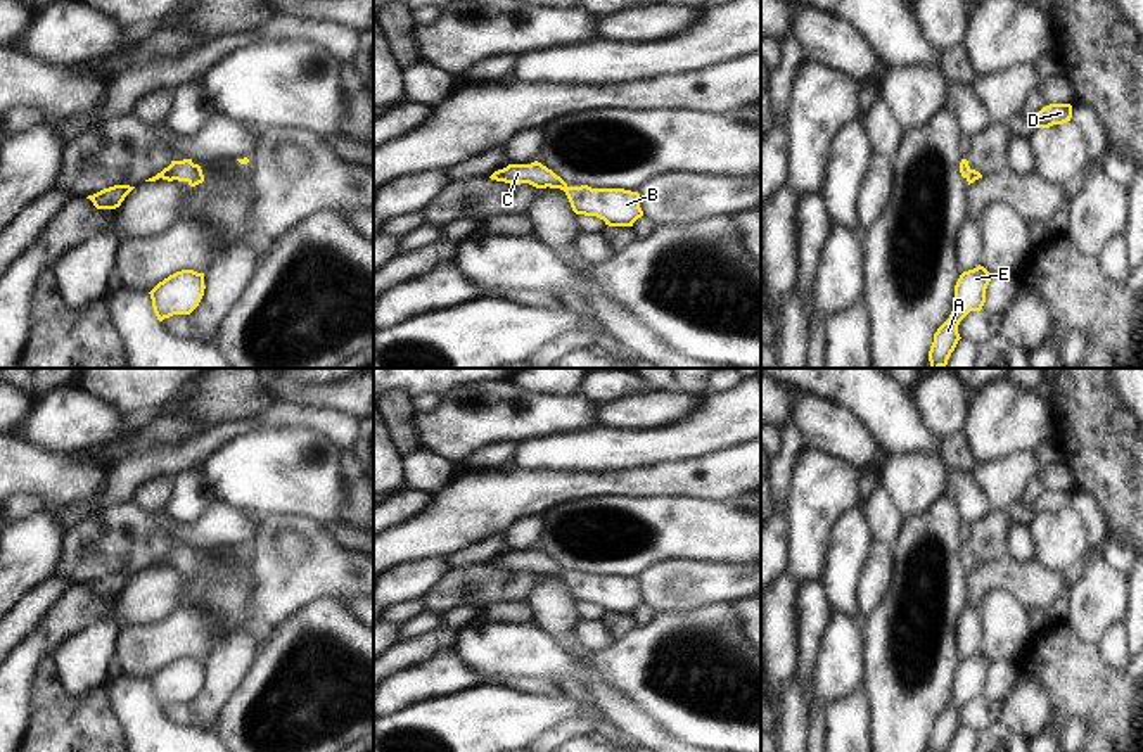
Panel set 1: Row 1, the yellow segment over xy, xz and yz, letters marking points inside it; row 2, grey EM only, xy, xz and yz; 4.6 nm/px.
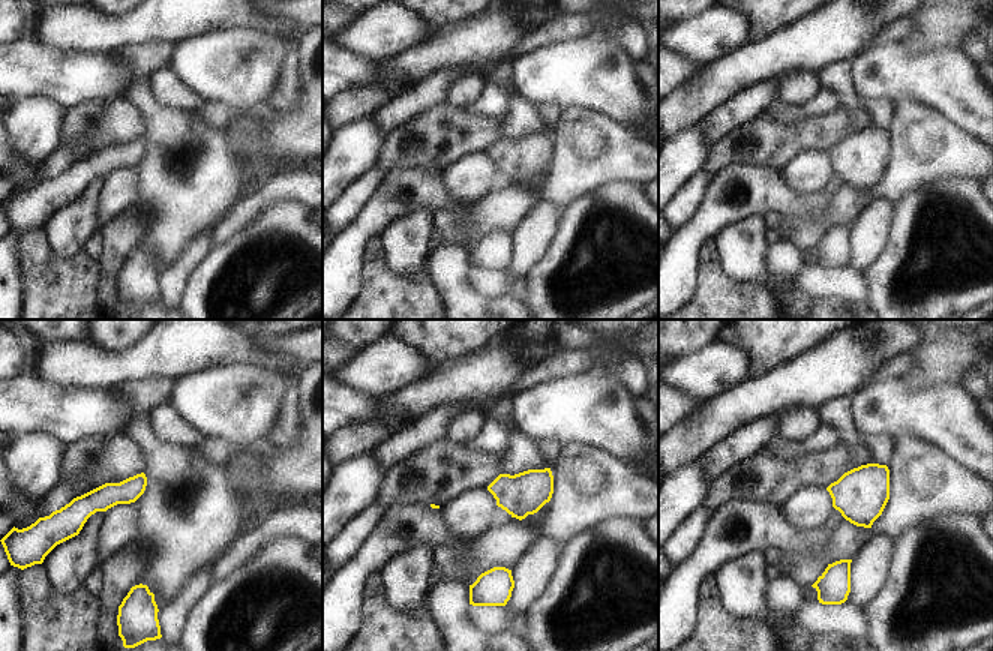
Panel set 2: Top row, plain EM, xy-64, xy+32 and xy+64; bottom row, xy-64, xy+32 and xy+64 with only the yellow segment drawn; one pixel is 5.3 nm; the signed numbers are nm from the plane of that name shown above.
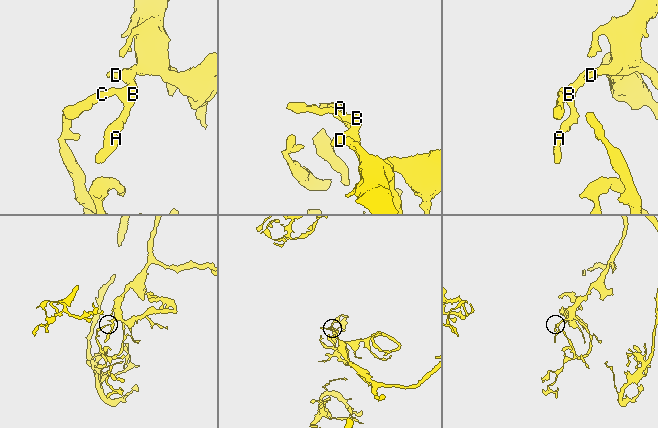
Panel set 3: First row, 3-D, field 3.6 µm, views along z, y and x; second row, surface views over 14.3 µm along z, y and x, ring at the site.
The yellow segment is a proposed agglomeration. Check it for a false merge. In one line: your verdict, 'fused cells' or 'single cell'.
single cell

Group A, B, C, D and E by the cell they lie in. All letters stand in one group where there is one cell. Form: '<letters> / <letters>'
A B C D E

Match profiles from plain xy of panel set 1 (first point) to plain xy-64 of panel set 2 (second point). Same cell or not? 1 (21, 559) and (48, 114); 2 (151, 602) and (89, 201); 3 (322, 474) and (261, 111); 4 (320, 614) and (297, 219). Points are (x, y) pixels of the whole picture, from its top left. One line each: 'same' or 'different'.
1: same
2: different
3: different
4: same

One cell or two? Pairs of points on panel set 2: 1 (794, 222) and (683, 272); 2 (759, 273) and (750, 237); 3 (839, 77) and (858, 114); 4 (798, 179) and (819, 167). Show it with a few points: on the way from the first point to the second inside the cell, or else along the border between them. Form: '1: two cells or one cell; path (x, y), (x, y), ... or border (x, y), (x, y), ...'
1: one cell; path (762, 201), (725, 204), (692, 237)
2: one cell; path (750, 264), (750, 246)
3: one cell; path (842, 86), (852, 105)
4: one cell; path (803, 174), (815, 167)

